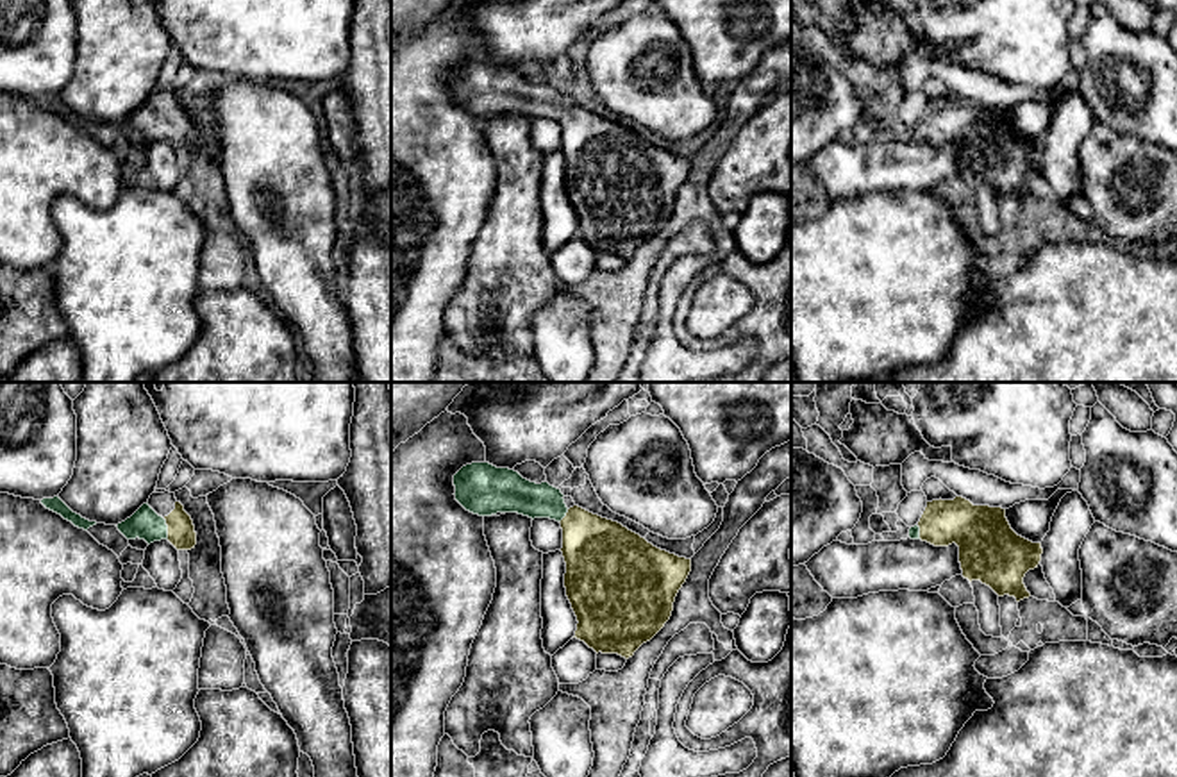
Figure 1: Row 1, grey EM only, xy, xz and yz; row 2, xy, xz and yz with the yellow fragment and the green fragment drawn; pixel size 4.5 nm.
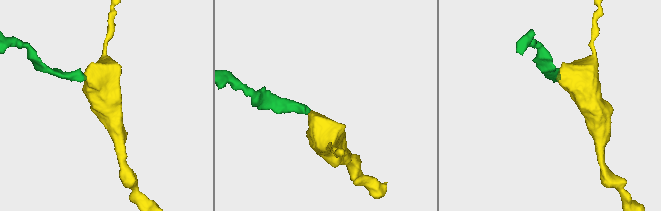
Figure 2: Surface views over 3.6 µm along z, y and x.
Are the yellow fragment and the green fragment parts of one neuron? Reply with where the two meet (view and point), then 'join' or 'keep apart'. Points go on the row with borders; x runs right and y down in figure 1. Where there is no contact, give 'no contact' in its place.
contact xy (168, 529); join

